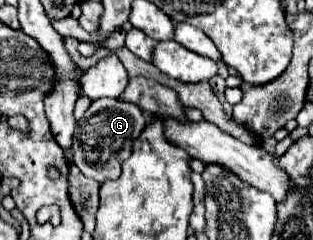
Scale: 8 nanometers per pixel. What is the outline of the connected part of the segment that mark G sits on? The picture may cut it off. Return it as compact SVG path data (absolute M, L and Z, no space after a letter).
M99 98L91 102L85 110L83 118L77 122L77 130L73 136L73 164L87 176L103 184L105 180L117 180L121 174L121 164L133 152L133 142L141 136L147 118L143 116L139 106L115 100L115 98Z

